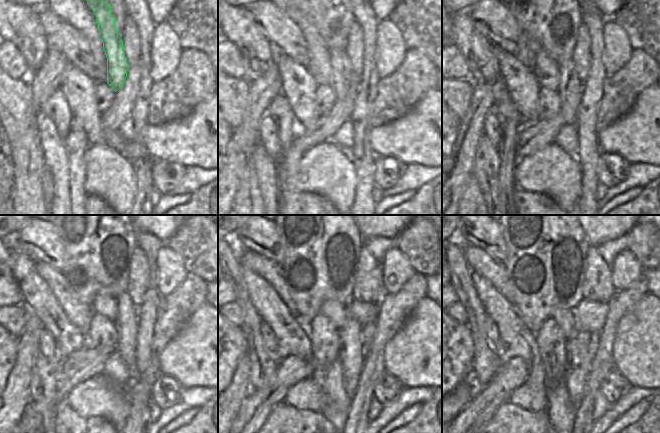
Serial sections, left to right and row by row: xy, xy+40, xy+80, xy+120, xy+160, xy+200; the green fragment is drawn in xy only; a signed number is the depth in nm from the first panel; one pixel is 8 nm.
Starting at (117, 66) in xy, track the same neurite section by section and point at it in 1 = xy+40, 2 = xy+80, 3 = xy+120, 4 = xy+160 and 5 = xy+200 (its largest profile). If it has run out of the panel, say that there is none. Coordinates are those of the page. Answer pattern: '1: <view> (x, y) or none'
1: xy+40 (341, 68)
2: xy+80 (570, 86)
3: xy+120 (126, 323)
4: xy+160 (350, 354)
5: xy+200 (581, 349)

